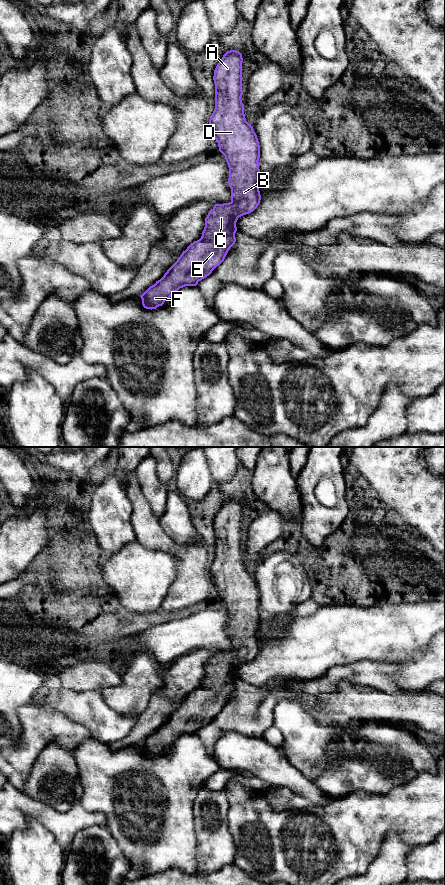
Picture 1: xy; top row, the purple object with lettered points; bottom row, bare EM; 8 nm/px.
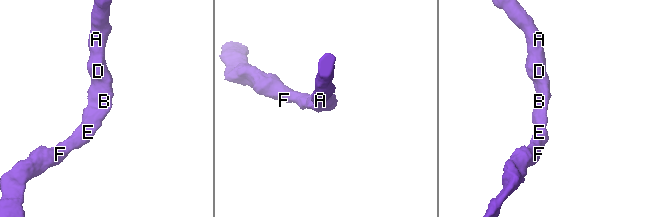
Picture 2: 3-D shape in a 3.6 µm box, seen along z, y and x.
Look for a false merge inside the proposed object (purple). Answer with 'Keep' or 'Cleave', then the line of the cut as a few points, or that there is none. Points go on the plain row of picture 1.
Keep. No split

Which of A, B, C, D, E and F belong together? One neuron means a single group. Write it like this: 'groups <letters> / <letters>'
groups A B C D E F

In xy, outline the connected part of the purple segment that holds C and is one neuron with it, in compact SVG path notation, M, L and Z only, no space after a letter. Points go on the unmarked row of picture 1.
M236 498L227 499L214 518L215 557L209 573L216 587L219 599L225 604L229 615L228 632L231 636L229 651L215 652L205 666L205 675L199 688L191 691L164 724L150 734L140 745L146 757L162 754L176 739L185 734L196 734L209 724L225 707L235 692L236 670L239 665L253 660L260 652L259 631L263 624L259 617L260 593L251 572L245 567L242 539L242 502Z

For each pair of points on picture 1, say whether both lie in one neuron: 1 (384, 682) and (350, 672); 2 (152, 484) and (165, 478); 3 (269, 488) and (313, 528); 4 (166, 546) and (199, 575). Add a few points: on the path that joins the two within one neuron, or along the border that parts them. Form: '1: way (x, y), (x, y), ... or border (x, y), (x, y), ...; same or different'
1: way (376, 676), (368, 673), (358, 673); same
2: border (153, 458), (156, 463), (156, 476), (165, 485); different
3: border (297, 490), (300, 496), (301, 513); different
4: way (174, 549), (192, 567); same

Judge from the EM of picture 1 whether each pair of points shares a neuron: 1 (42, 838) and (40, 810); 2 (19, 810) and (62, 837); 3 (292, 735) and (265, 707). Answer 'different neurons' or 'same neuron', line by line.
1: different neurons
2: same neuron
3: different neurons

